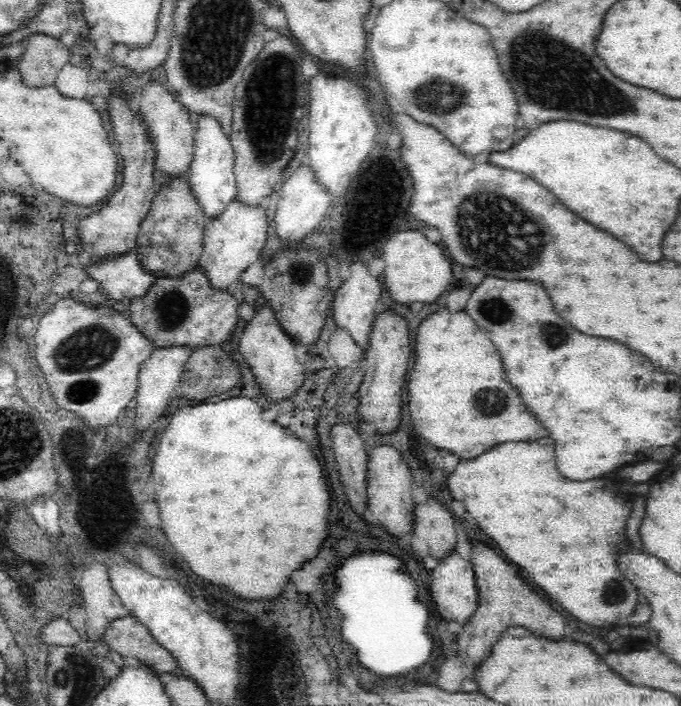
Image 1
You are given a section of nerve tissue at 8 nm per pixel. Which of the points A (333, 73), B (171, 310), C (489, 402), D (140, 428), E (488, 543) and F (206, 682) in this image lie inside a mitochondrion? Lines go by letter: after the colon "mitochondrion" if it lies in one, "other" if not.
A: other
B: mitochondrion
C: mitochondrion
D: other
E: other
F: other

